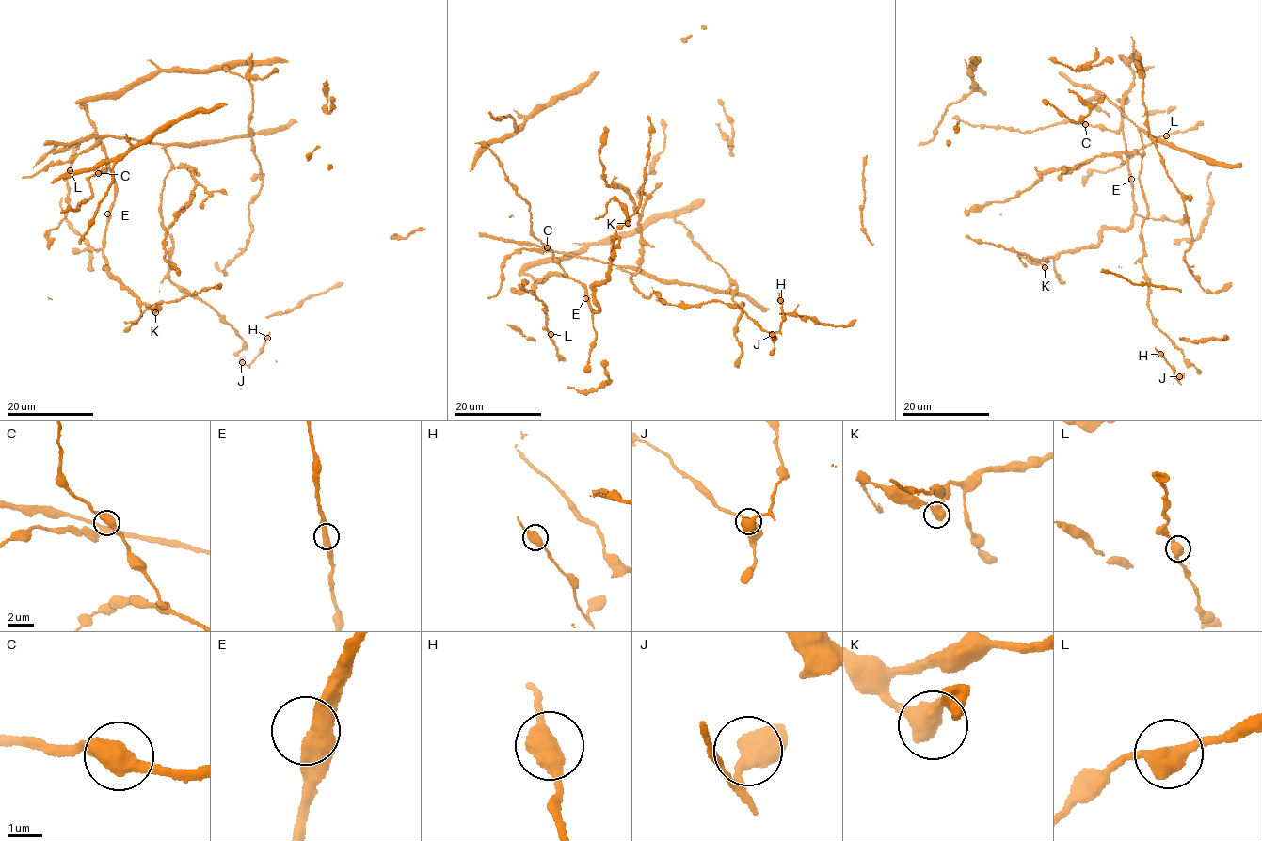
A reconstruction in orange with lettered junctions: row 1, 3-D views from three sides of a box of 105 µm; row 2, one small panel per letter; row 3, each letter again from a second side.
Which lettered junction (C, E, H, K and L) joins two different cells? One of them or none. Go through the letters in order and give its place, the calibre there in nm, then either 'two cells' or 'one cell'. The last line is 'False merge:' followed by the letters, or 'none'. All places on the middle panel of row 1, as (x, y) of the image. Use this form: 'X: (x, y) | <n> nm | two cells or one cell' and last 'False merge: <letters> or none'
C: (547, 247) | 500 nm | one cell
E: (585, 298) | 500 nm | one cell
H: (780, 300) | 500 nm | two cells
K: (628, 223) | 500 nm | one cell
L: (551, 334) | 480 nm | one cell
False merge: H

